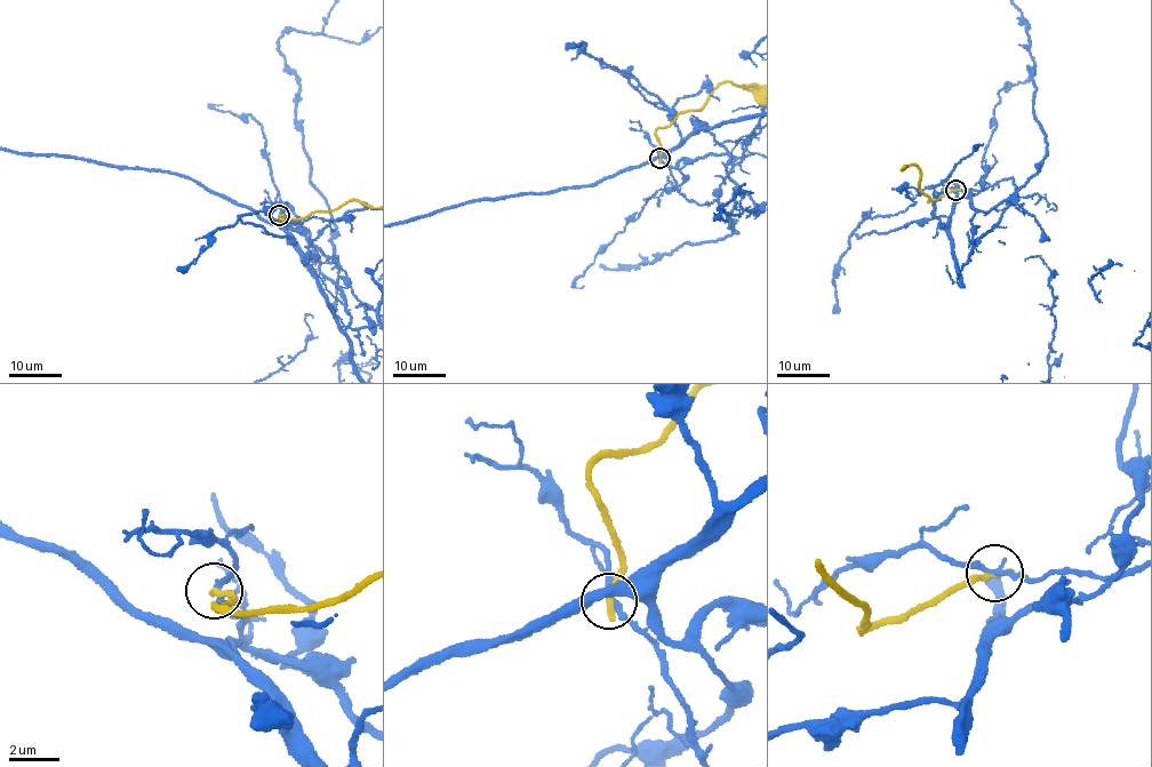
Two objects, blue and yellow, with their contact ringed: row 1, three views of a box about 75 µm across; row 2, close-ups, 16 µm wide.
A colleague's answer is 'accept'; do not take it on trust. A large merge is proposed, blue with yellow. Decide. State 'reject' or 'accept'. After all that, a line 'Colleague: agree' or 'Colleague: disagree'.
reject
Colleague: disagree

